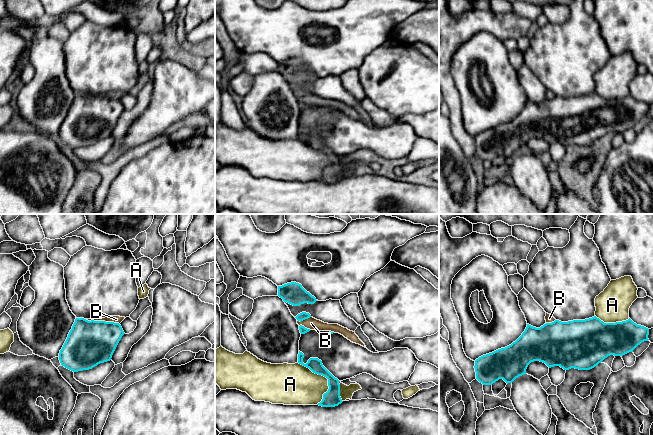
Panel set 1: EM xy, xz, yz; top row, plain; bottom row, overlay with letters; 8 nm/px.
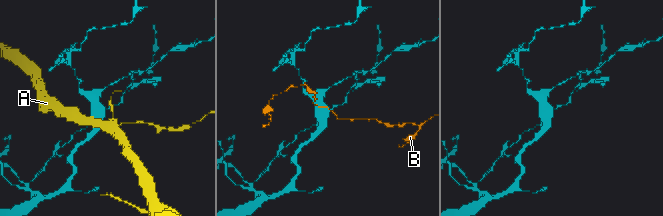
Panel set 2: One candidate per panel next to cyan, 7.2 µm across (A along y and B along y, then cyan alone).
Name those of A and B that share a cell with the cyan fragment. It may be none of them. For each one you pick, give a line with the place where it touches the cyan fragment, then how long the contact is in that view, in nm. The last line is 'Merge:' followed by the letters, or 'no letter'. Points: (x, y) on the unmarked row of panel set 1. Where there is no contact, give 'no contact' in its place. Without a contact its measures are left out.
Merge: no letter

